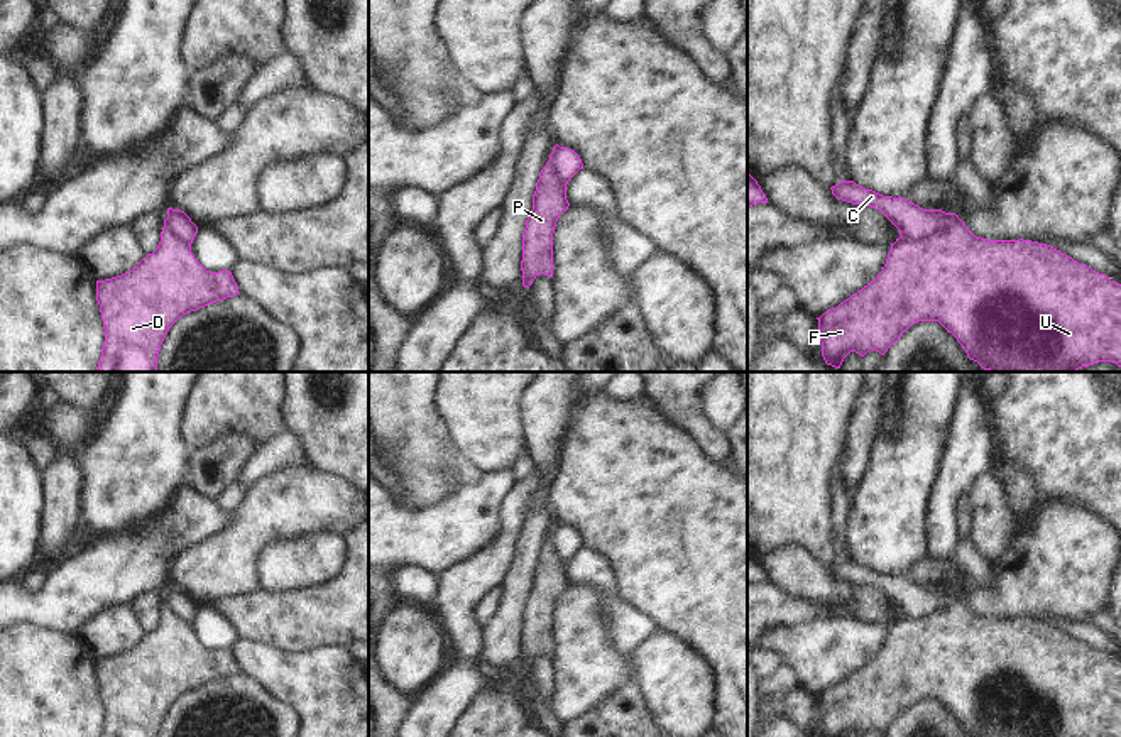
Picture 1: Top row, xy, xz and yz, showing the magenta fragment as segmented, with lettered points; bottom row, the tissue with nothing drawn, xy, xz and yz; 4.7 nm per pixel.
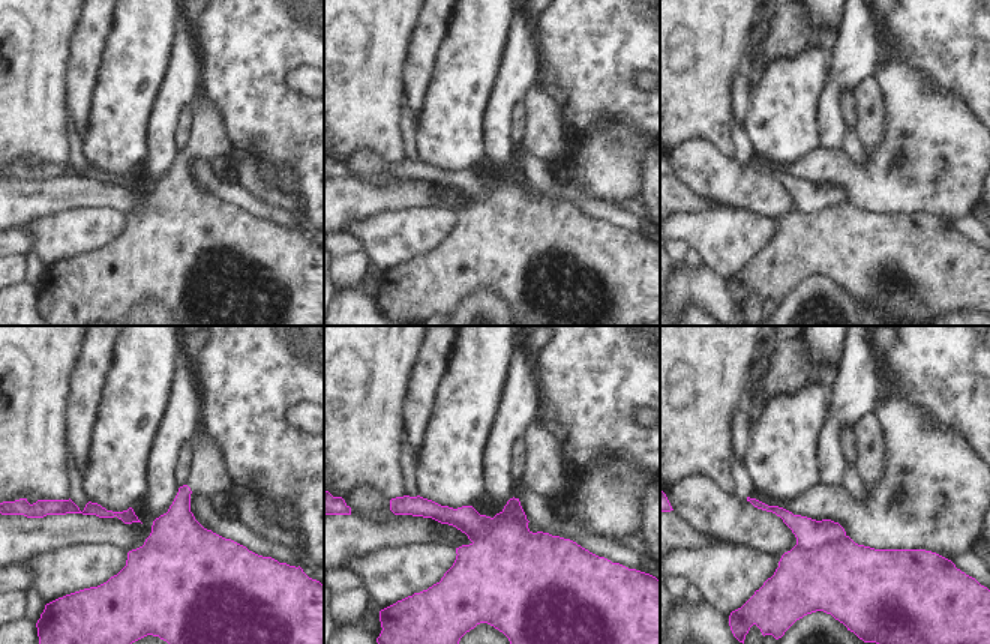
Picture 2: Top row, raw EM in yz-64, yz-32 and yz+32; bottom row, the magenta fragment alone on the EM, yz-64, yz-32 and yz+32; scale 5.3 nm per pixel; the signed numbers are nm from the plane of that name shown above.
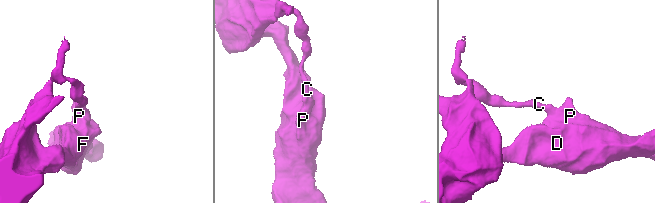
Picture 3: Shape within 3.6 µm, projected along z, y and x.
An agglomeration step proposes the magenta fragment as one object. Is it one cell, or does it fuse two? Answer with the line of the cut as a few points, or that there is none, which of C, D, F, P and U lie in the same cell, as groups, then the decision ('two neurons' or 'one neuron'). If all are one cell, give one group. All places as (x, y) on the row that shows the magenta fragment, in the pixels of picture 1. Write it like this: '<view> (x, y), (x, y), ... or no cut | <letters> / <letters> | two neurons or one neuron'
yz (956, 220), (927, 239), (905, 240), (902, 237) | C / D F P U | two neurons

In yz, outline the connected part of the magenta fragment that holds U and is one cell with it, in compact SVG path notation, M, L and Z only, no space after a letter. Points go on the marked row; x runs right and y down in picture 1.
M950 213L955 223L928 240L910 242L903 237L891 243L886 264L874 281L840 303L837 308L827 309L818 319L818 331L822 341L822 357L827 365L840 368L844 358L856 352L864 357L871 348L884 355L900 336L918 321L938 321L965 350L967 357L977 362L989 372L1077 372L1082 367L1094 365L1097 362L1113 362L1121 367L1121 284L1111 281L1107 276L1092 270L1091 267L1079 264L1072 257L1060 250L1031 240L987 240L976 237L965 223Z

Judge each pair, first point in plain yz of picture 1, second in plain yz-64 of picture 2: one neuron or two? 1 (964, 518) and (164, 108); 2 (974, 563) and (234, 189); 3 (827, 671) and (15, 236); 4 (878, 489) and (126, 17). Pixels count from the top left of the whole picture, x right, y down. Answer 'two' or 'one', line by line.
1: two
2: one
3: two
4: one

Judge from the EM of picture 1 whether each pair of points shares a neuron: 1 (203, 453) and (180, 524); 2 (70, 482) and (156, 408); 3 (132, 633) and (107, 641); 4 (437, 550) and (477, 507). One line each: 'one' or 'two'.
1: two
2: two
3: one
4: one

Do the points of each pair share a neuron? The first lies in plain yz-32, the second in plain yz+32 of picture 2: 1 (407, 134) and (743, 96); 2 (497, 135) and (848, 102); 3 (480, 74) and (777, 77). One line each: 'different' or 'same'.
1: same
2: different
3: same

